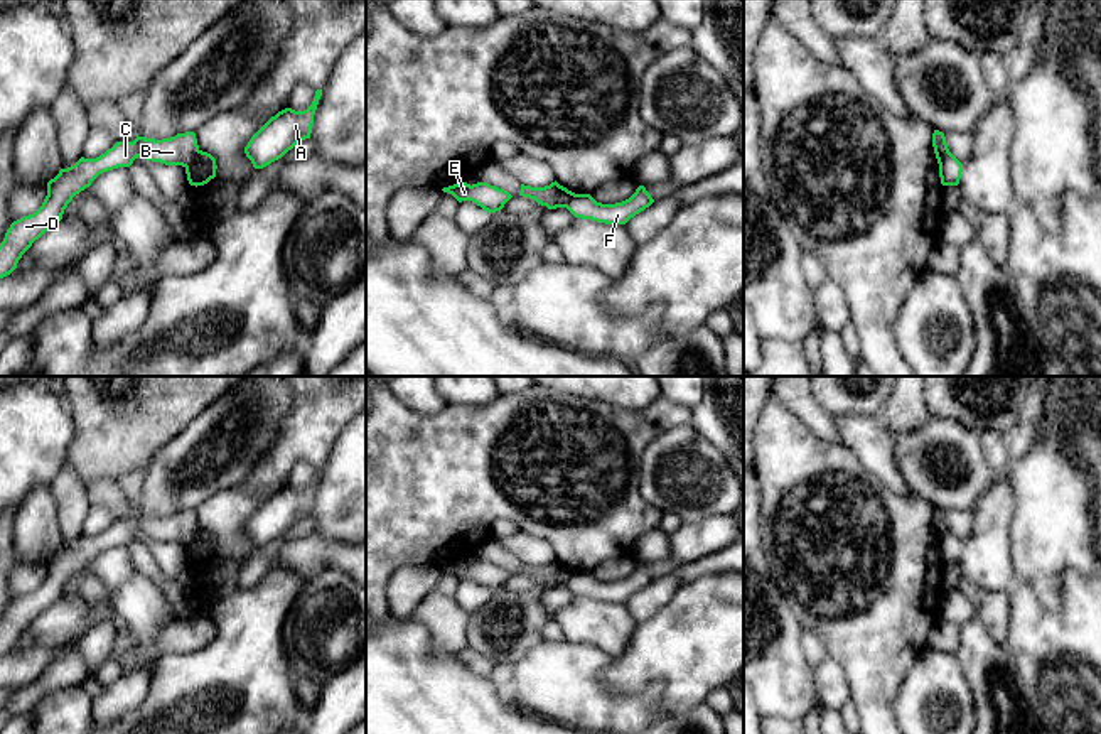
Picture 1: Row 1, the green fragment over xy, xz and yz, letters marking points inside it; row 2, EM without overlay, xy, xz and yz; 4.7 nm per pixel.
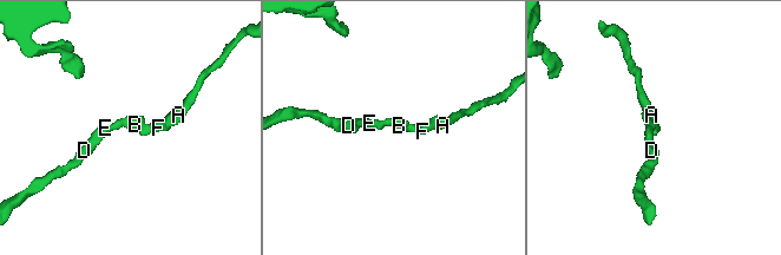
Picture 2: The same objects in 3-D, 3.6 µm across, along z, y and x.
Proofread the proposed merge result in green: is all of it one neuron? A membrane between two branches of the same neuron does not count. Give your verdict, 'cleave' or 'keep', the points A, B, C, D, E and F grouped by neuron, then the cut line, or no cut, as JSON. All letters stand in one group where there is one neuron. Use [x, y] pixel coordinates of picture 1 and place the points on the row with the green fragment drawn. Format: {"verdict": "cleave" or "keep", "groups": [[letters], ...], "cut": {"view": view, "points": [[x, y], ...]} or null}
{"verdict": "cleave", "groups": [["A", "F"], ["B", "C", "D", "E"]], "cut": {"view": "xy", "points": [[199, 151], [186, 167]]}}

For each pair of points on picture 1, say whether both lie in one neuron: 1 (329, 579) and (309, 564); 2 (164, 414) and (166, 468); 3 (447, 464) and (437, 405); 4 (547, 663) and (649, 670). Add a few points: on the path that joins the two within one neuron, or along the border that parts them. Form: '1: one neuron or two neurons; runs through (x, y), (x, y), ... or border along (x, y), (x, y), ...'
1: two neurons; border along (348, 574), (338, 569), (322, 569), (306, 582)
2: two neurons; border along (172, 437), (166, 444)
3: two neurons; border along (400, 402), (422, 414), (440, 414), (447, 407)
4: two neurons; border along (599, 672), (599, 680), (614, 692), (638, 690)

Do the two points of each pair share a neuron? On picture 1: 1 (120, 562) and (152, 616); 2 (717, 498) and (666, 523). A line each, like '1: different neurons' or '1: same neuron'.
1: different neurons
2: different neurons

